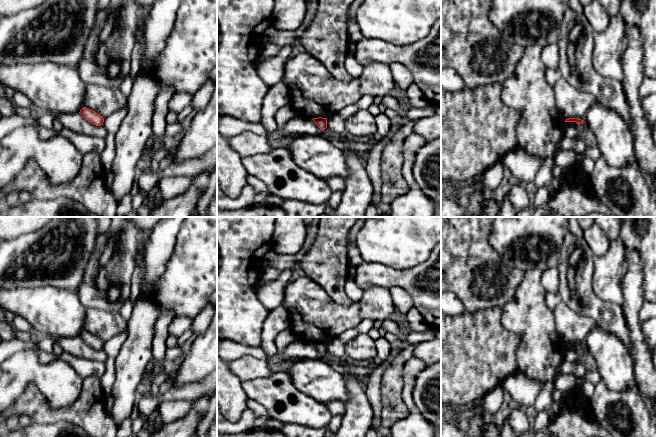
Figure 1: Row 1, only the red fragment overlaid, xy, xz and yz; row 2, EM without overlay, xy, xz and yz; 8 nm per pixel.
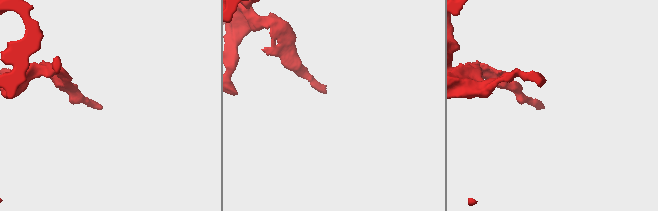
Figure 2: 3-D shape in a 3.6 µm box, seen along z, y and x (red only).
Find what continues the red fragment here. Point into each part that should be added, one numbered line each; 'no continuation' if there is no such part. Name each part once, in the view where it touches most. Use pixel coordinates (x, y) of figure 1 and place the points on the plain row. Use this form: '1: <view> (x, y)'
no continuation

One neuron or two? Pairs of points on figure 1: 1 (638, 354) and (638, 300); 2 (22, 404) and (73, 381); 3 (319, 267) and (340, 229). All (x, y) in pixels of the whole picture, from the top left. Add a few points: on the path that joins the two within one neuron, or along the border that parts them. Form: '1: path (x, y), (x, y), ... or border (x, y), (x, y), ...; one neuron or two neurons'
1: path (638, 341), (633, 324), (633, 313); one neuron
2: border (20, 394), (33, 383), (52, 407), (63, 407); two neurons
3: path (327, 258), (331, 238); one neuron

